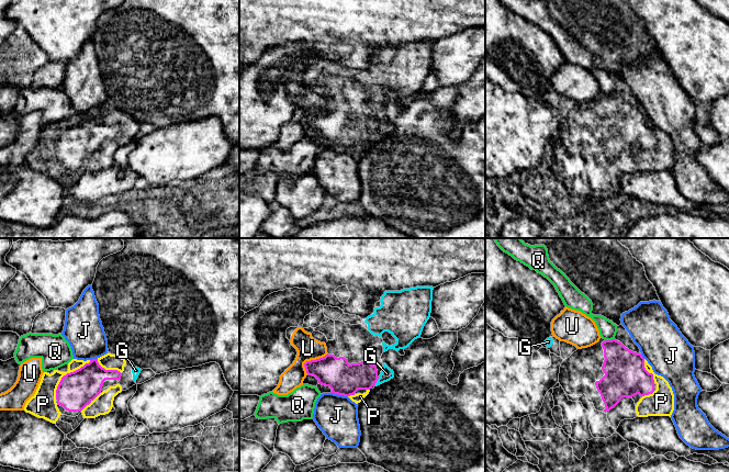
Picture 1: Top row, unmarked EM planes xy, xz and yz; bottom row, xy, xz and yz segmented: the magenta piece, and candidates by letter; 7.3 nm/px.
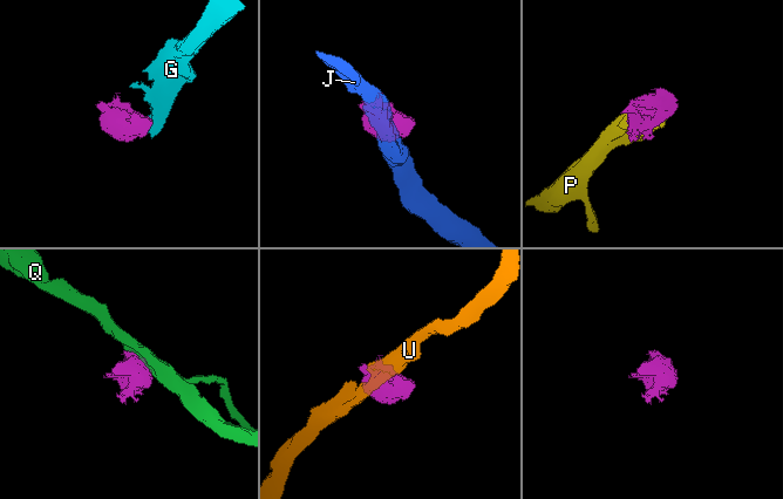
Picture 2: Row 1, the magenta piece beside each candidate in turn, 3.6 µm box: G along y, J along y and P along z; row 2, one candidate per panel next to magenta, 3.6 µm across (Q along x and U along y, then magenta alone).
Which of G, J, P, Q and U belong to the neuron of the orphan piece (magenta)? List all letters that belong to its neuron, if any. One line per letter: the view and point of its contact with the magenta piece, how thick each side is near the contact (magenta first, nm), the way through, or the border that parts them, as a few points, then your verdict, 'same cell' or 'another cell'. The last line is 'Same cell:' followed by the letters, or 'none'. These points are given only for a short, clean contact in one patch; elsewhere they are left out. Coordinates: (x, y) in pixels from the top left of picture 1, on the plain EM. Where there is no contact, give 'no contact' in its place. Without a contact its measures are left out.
G: xz (376, 136) | 240/90 nm | across xz (344, 133), (371, 133), (376, 136), (387, 127) | same cell
J: xz (339, 148) | 240/300 nm | along xz (331, 146), (347, 150) | another cell
P: xy (66, 128) | 280/180 nm | same cell
Q: yz (609, 94) | 300/130 nm | along yz (614, 92), (605, 94) | another cell
U: xz (311, 114) | 220/170 nm | along xz (327, 108), (307, 114), (304, 118), (305, 126) | another cell
Same cell: G, P

